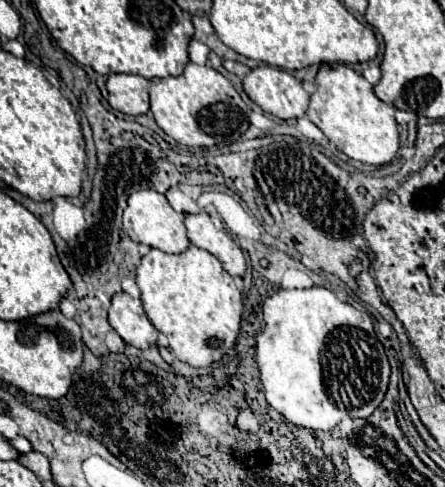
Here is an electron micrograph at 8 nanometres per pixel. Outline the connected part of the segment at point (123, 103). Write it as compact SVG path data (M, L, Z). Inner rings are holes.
M112 74L106 82L106 88L108 88L108 102L114 110L128 116L148 112L150 80L134 74Z

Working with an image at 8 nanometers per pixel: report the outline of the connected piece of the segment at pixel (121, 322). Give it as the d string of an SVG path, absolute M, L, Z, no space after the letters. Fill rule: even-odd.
M120 292L112 298L112 306L108 310L108 322L130 346L146 350L156 344L158 330L148 320L142 302L134 300L126 292Z

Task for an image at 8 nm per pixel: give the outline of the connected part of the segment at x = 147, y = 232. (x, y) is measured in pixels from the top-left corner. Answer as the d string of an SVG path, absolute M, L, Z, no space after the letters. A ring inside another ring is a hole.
M152 188L140 190L128 198L128 206L124 210L124 232L134 242L154 246L154 248L160 248L162 252L170 252L170 254L182 254L190 246L190 240L188 240L186 228L184 228L184 214L174 212L172 206L168 204L166 196Z

